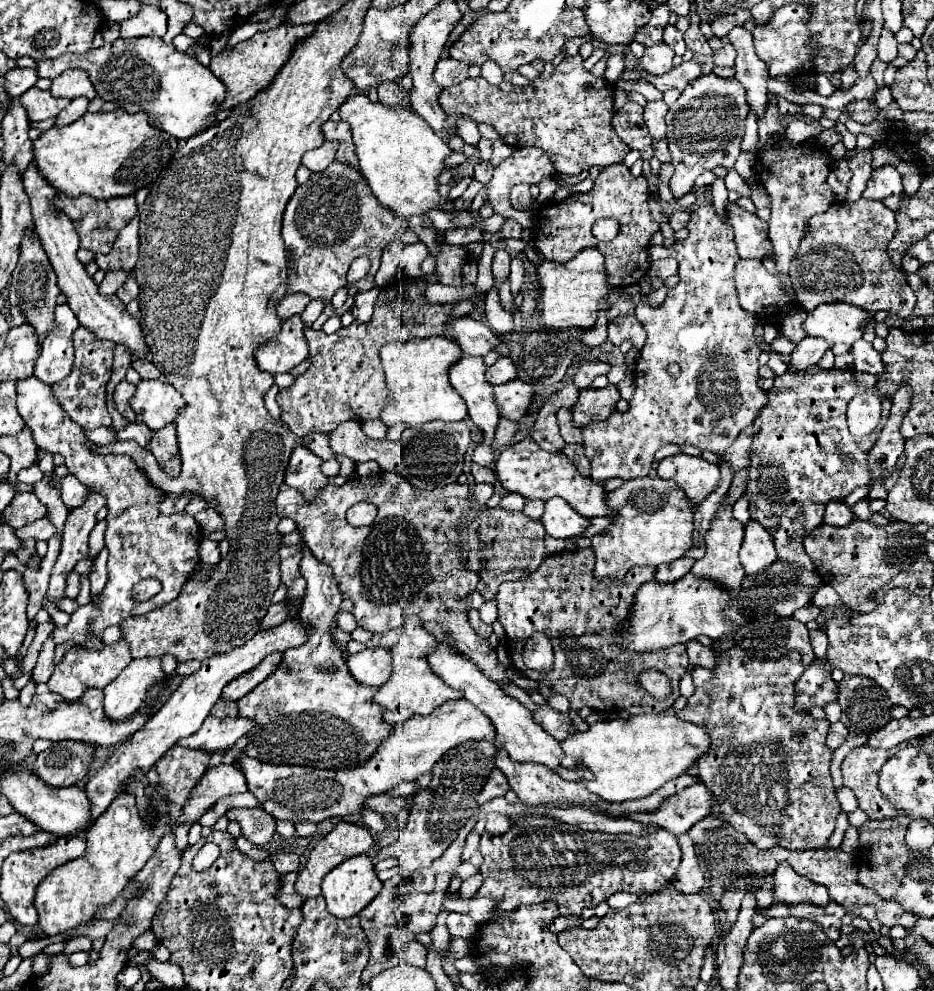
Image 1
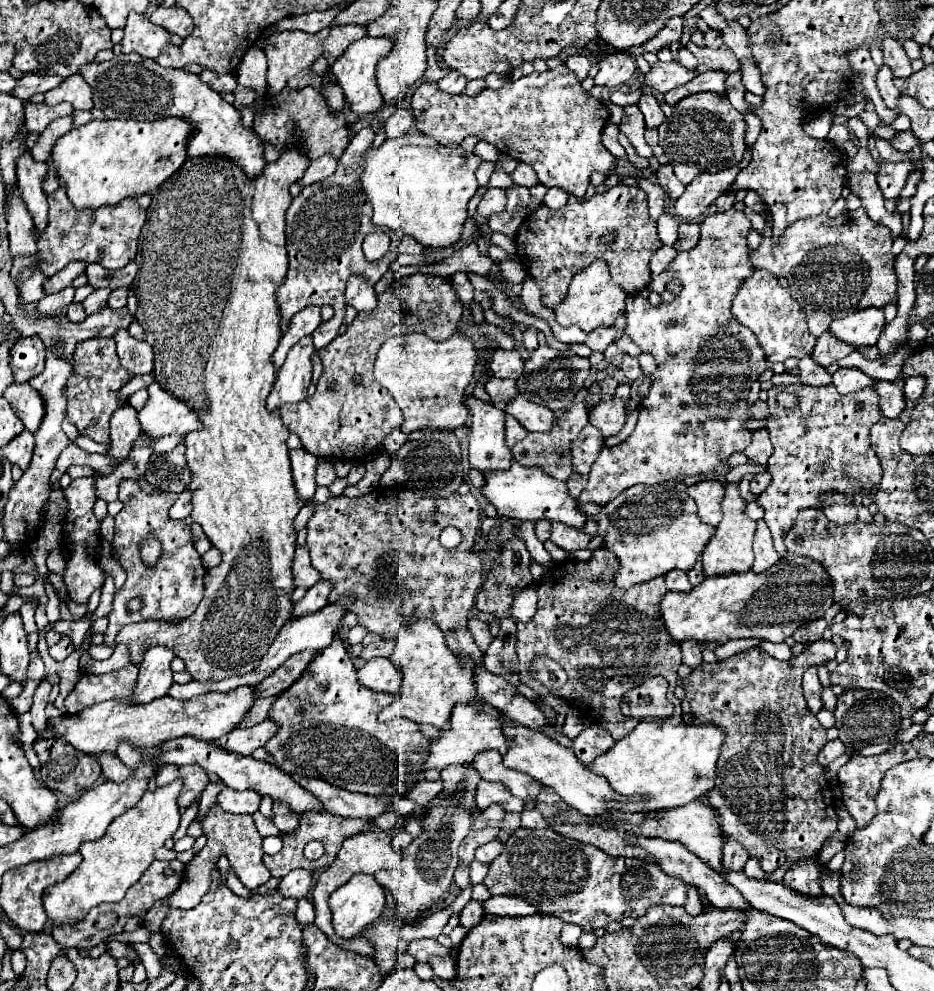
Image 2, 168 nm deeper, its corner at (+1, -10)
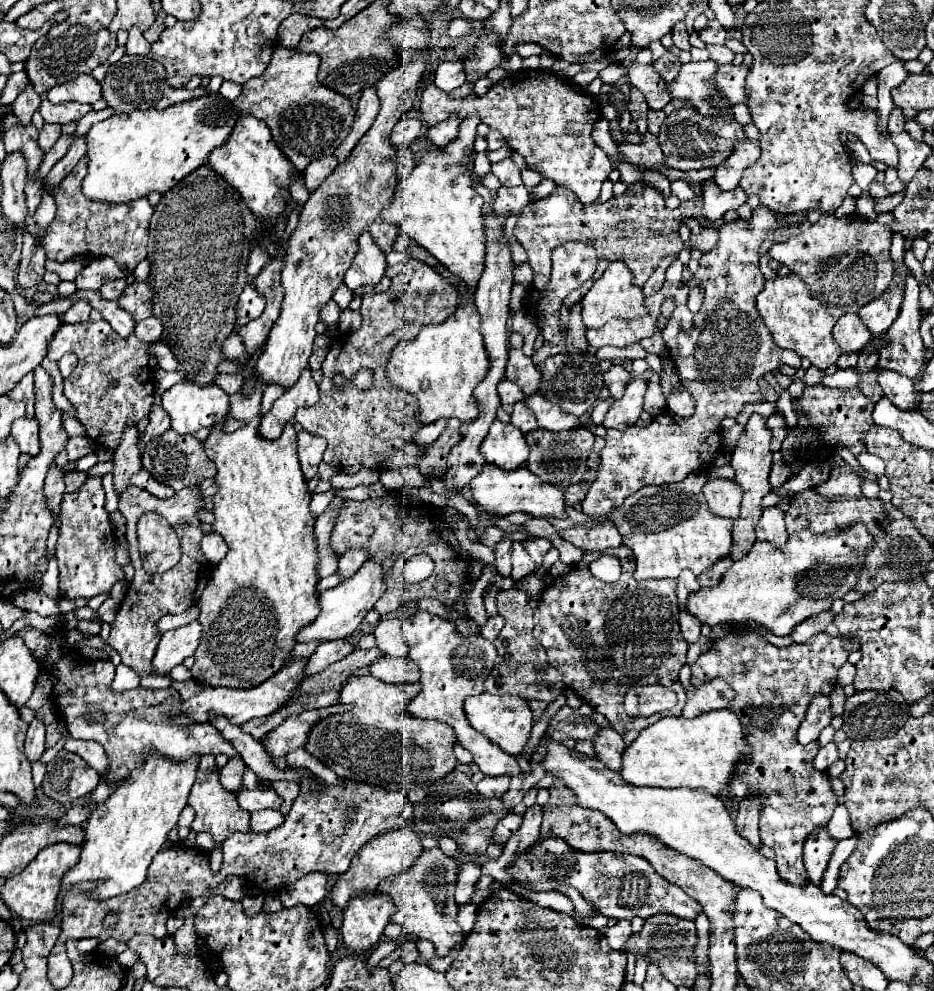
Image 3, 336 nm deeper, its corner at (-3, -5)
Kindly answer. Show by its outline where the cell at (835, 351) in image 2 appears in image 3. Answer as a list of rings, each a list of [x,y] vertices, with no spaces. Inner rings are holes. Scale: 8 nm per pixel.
[[[844,314],[834,326],[834,340],[844,352],[860,352],[872,340],[872,334],[858,314]]]

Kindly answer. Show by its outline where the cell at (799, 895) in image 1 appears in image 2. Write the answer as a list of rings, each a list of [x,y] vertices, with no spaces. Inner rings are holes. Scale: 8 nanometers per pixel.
[[[802,861],[798,865],[792,865],[782,883],[786,887],[792,887],[792,891],[800,891],[804,895],[822,895],[820,891],[820,865],[814,861]]]

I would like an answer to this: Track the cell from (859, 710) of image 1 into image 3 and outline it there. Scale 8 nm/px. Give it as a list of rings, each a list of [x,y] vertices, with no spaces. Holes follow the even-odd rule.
[[[866,690],[866,692],[856,692],[846,700],[844,706],[844,730],[848,738],[852,740],[878,740],[878,738],[888,738],[888,734],[896,734],[900,726],[910,716],[910,706],[904,702],[902,694],[896,690],[888,692],[876,692],[876,690]],[[862,716],[866,720],[862,720]]]

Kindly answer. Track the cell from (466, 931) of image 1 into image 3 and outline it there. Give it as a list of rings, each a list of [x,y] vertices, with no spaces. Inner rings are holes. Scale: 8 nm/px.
[[[466,862],[462,866],[462,870],[458,874],[458,886],[456,886],[456,900],[460,906],[470,902],[470,896],[474,892],[474,884],[478,882],[480,874],[482,874],[482,868],[476,862]]]

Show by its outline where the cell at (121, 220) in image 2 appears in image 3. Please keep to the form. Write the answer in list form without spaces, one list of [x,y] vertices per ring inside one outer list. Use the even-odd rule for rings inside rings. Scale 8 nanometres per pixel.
[[[82,158],[72,172],[64,176],[64,180],[56,186],[54,202],[56,202],[56,218],[46,228],[42,246],[46,250],[46,256],[56,262],[66,262],[74,256],[92,256],[92,254],[106,254],[114,258],[120,266],[136,268],[148,254],[148,226],[150,218],[154,214],[154,208],[146,198],[132,200],[126,204],[108,204],[108,202],[96,202],[88,200],[82,194],[80,174],[88,170],[88,158]]]

